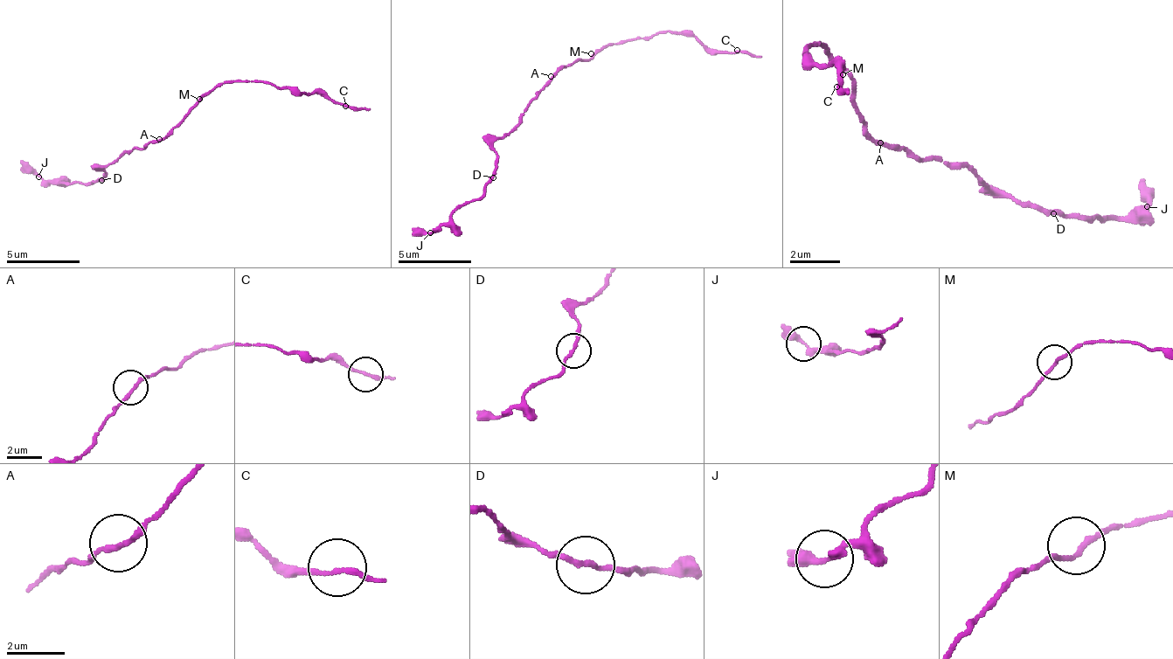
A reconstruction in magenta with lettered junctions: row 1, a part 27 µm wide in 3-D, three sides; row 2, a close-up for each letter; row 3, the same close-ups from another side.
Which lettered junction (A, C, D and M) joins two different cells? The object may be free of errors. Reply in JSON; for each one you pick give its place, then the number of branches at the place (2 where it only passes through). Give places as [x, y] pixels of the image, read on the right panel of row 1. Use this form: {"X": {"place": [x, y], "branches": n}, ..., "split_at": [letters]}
{"split_at": []}

